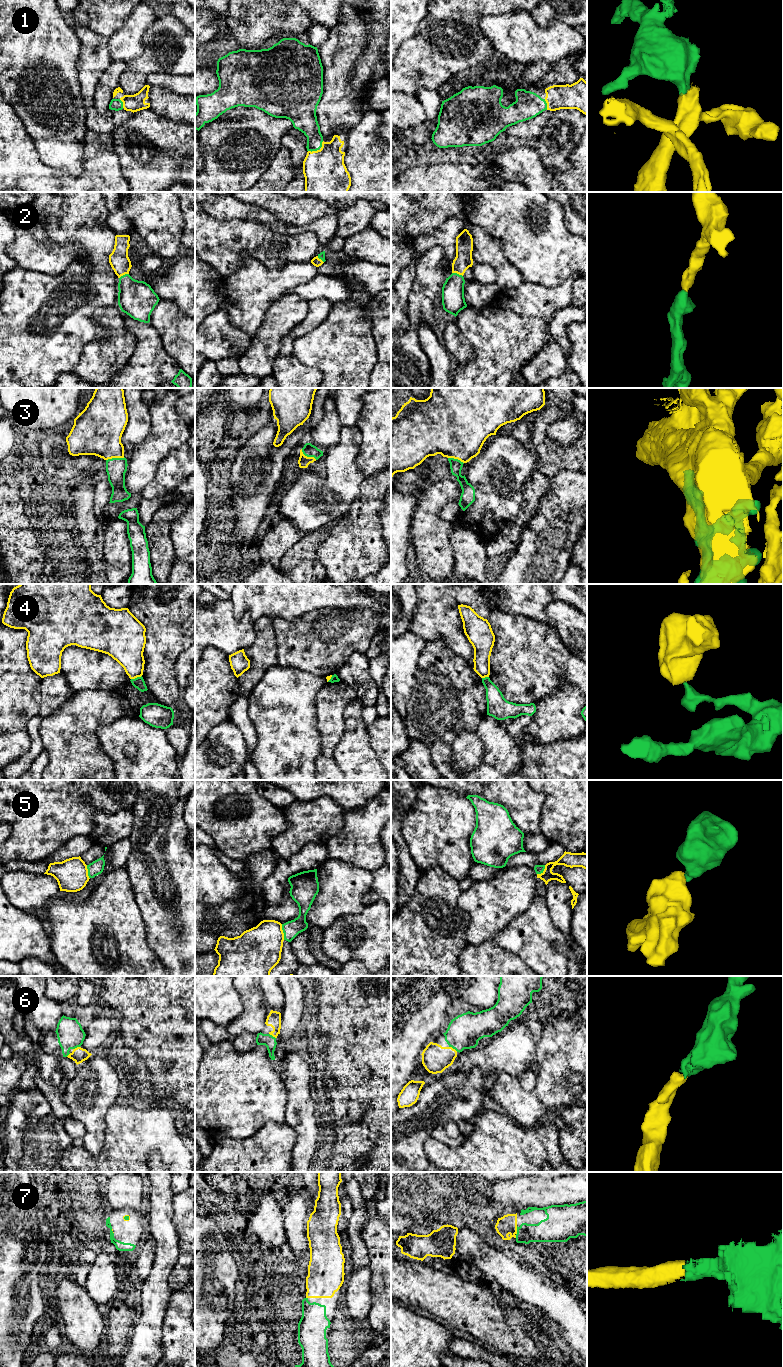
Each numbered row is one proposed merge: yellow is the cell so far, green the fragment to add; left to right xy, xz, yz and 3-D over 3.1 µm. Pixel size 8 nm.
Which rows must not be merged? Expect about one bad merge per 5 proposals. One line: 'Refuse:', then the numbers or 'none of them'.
Refuse: 4, 5

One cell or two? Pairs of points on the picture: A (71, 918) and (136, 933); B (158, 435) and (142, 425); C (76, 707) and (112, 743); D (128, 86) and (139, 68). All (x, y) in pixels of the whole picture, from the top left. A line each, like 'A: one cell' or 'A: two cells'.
A: one cell
B: two cells
C: two cells
D: one cell

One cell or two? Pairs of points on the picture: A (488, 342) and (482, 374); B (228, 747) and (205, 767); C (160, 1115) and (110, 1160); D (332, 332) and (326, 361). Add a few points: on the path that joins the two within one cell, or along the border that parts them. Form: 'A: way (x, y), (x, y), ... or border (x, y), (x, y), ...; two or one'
A: way (488, 350), (488, 366); one
B: way (222, 753), (211, 764); one
C: way (148, 1127), (143, 1129), (122, 1150); one
D: way (332, 339), (332, 354); one

